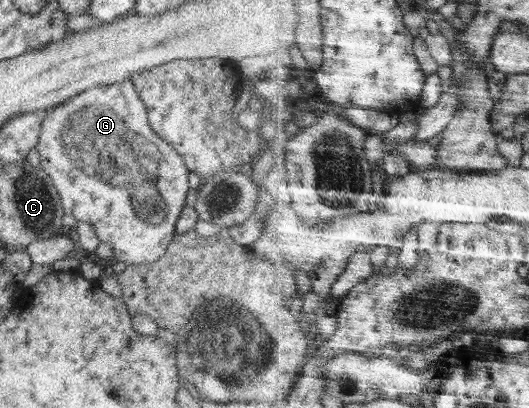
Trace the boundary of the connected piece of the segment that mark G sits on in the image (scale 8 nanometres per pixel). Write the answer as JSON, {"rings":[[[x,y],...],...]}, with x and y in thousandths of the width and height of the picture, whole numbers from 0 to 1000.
{"rings":[[[248,191],[227,203],[214,203],[195,211],[181,211],[163,223],[136,235],[132,245],[119,255],[110,255],[91,272],[91,287],[79,301],[76,336],[68,350],[79,414],[87,422],[102,461],[108,466],[115,488],[117,510],[125,527],[136,527],[144,539],[174,549],[180,574],[189,593],[210,598],[216,608],[216,630],[229,645],[242,647],[285,647],[306,632],[316,615],[316,603],[331,581],[333,547],[340,534],[342,520],[352,507],[352,485],[357,471],[357,414],[346,397],[344,382],[318,350],[306,341],[284,309],[280,299],[280,275],[272,248],[253,218]]]}

